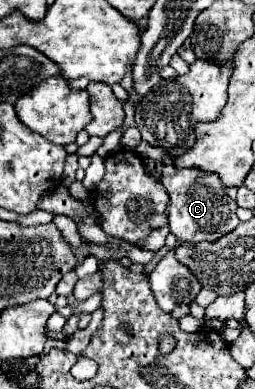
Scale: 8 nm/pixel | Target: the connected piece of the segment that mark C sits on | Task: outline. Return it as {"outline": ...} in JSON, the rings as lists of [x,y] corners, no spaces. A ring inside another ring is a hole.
{"outline":[[[165,166],[163,168],[163,186],[171,198],[171,204],[167,208],[167,218],[169,218],[169,230],[175,234],[181,242],[213,242],[219,240],[221,236],[229,234],[235,230],[239,224],[239,218],[235,214],[237,202],[227,196],[225,186],[213,178],[213,174],[197,174],[197,170],[189,168],[173,168]]]}

